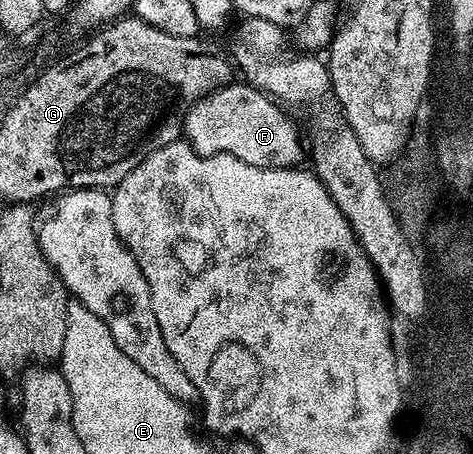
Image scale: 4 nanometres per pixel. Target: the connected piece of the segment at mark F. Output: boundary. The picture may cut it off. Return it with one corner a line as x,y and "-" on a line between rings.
232,82
190,105
183,119
183,131
198,156
224,152
241,162
249,162
249,166
293,168
304,158
305,144
299,141
298,126
286,114
266,93
246,82

